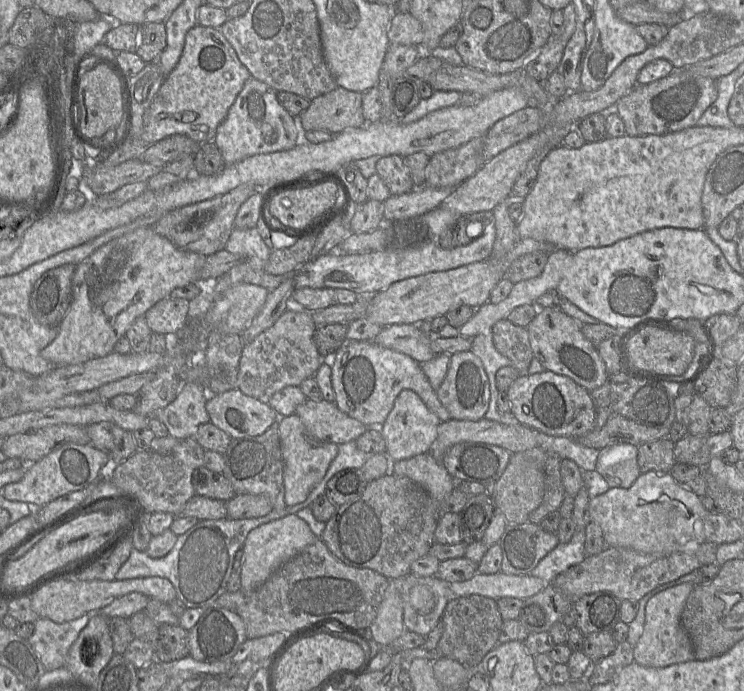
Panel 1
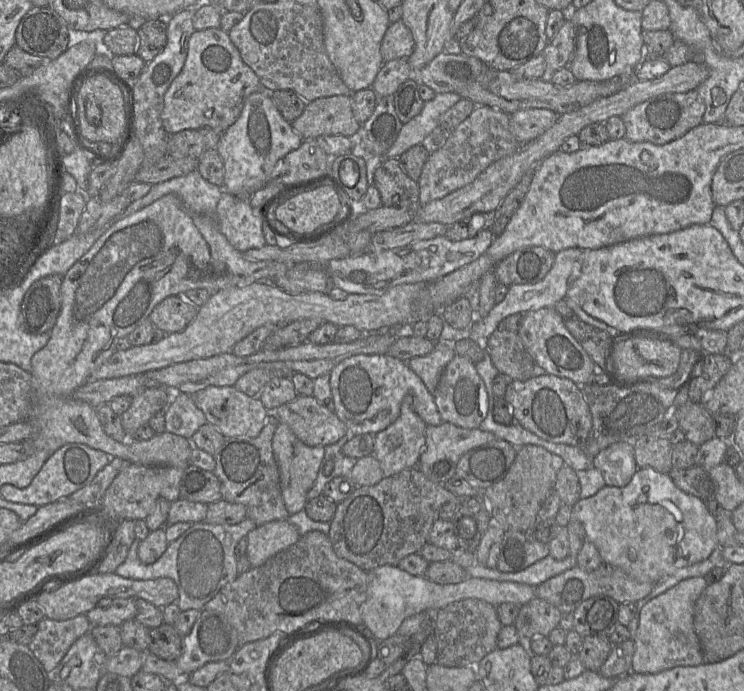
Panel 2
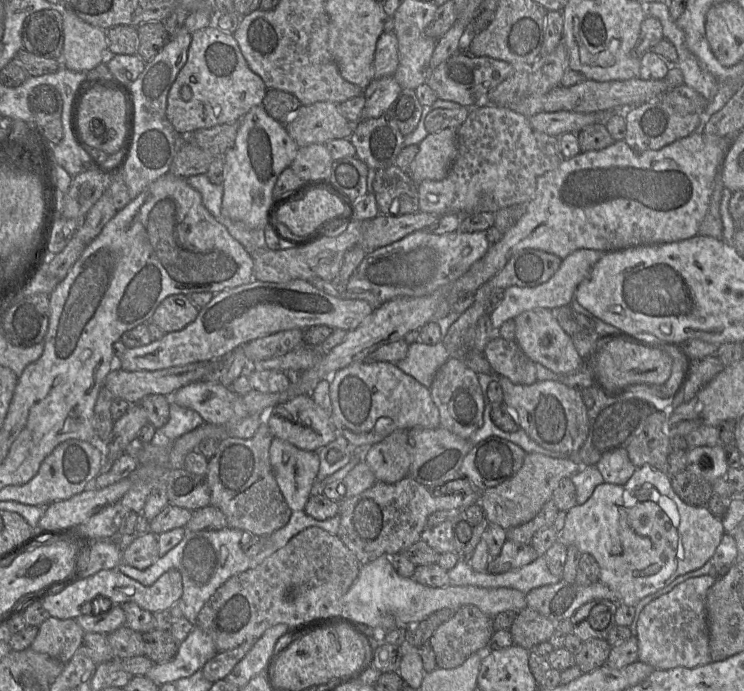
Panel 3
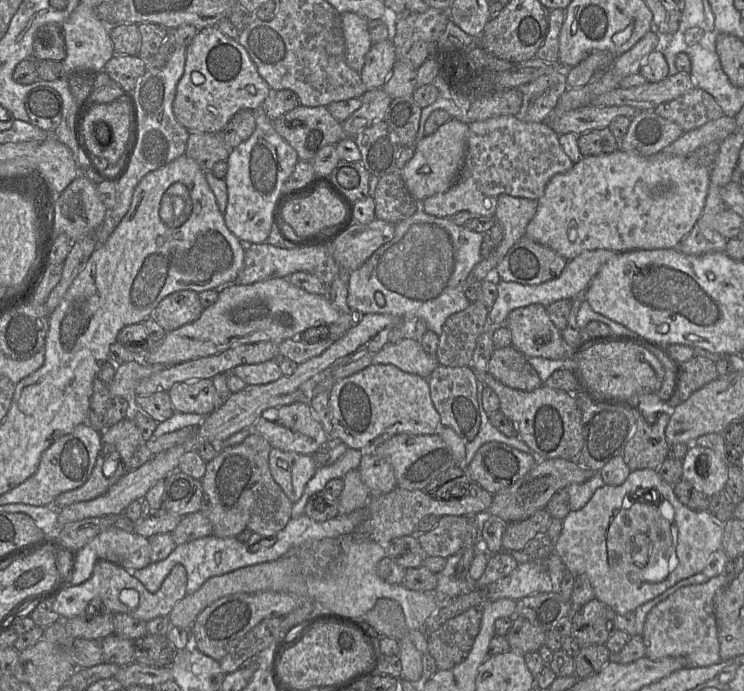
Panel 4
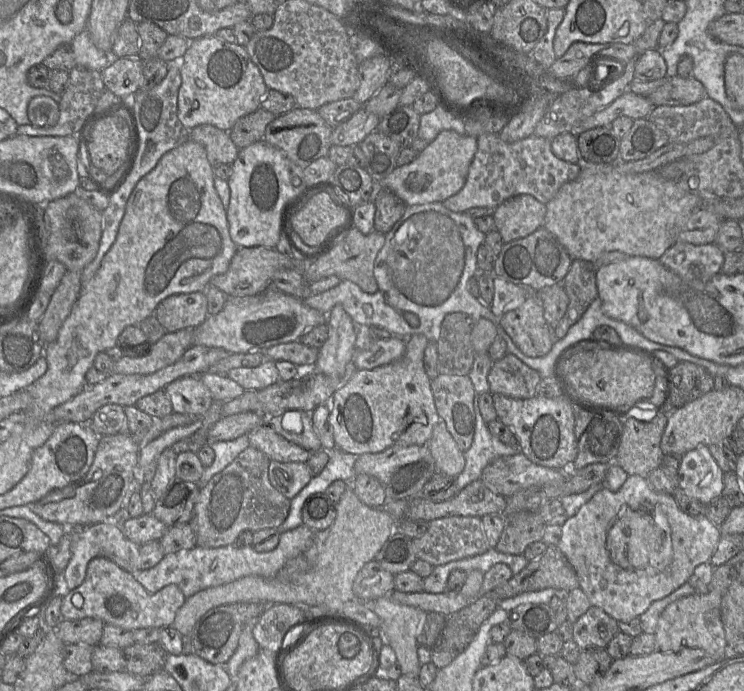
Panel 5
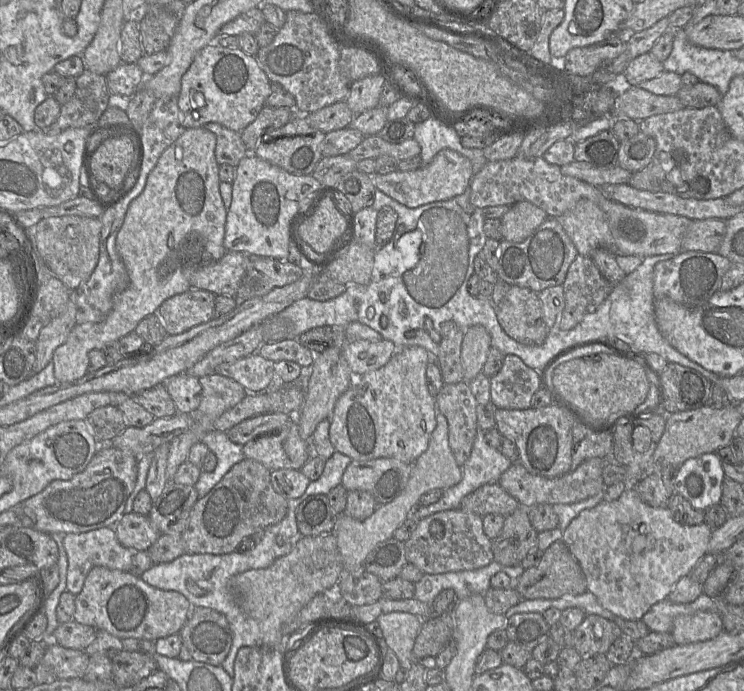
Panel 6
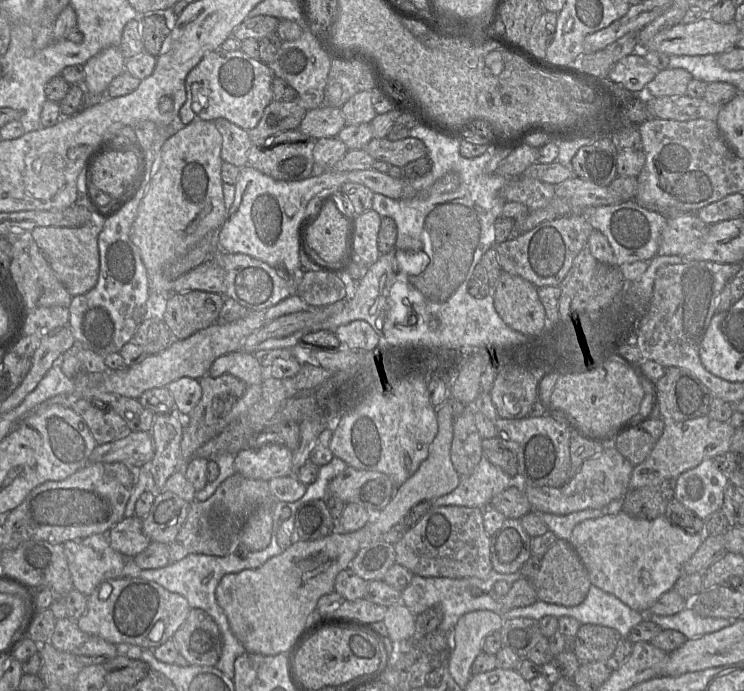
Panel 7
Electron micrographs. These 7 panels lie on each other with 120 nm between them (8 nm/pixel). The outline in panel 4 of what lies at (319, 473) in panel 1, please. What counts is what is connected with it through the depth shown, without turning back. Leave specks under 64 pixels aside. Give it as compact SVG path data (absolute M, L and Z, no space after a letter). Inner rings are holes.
M272 448L269 468L275 482L294 504L301 498L306 484L316 473L317 465L312 455Z

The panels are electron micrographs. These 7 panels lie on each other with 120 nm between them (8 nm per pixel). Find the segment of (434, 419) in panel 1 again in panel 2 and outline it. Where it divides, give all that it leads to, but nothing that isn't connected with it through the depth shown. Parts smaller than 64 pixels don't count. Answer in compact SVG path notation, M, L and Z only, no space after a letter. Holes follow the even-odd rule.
M406 395L402 401L397 420L375 435L373 455L379 461L384 477L416 467L425 447L427 424L415 413L413 401L412 395Z

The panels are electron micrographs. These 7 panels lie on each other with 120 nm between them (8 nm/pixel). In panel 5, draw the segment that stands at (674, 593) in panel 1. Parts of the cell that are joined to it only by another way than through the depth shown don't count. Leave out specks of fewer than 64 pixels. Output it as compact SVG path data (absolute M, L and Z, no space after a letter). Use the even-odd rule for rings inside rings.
M707 590L705 593L682 597L669 604L661 613L654 633L657 650L678 652L698 648L706 651L715 661L727 658L727 642L721 620L723 593L720 590Z

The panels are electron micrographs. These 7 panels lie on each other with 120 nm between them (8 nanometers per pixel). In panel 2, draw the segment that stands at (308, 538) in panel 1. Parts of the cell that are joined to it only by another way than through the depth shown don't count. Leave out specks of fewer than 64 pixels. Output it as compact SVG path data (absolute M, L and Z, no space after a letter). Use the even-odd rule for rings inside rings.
M276 520L257 526L247 535L246 556L251 568L263 565L280 551L295 544L301 535L288 520Z

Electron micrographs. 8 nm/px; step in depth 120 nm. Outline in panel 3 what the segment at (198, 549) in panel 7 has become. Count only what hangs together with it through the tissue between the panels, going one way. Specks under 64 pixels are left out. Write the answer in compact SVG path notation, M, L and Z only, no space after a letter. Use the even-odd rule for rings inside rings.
M263 419L249 439L227 436L220 440L216 453L208 461L206 479L210 489L210 505L224 513L230 528L257 536L269 536L285 526L292 515L270 464L269 449L273 438Z

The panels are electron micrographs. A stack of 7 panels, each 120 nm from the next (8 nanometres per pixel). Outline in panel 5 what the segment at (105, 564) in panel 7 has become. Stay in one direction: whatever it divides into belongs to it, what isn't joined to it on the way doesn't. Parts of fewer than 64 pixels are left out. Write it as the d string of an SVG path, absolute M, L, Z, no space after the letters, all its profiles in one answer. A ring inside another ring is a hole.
M102 521L71 529L71 558L63 573L63 589L73 590L85 579L89 562L95 557L105 557L130 573L139 571L140 545L129 540L122 529L111 521Z

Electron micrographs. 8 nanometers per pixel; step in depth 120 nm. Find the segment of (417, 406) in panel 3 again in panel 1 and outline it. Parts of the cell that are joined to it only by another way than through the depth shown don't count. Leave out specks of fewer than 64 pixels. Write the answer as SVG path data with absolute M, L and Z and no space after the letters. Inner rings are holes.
M346 340L330 358L331 381L337 407L350 417L368 427L379 427L386 420L394 406L395 399L402 390L414 391L441 422L450 420L450 414L437 397L428 378L421 369L420 363L401 352L382 347L373 341Z

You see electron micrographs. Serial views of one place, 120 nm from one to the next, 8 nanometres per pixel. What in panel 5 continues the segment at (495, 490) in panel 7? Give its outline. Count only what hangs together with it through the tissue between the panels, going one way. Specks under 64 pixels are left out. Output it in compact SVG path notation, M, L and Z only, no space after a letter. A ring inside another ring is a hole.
M479 394L474 397L474 411L476 416L476 427L471 447L464 453L465 468L456 477L458 491L464 489L473 481L479 480L484 468L501 456L510 456L522 453L518 447L511 447L493 436L483 420L479 409Z

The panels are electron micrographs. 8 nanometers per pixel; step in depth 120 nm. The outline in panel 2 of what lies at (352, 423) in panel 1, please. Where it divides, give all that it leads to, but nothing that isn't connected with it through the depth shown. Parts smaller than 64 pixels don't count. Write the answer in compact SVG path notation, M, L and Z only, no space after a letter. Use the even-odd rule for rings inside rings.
M298 395L273 412L279 423L286 424L296 437L308 446L326 447L347 434L346 425L336 413L313 395Z

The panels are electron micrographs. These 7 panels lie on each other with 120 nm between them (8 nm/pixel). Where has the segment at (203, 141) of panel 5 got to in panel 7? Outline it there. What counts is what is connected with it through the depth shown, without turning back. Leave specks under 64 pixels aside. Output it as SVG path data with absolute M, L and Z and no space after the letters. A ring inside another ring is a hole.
M217 118L213 122L222 136L222 161L239 168L248 165L248 151L253 144L248 135L248 131L225 118Z

